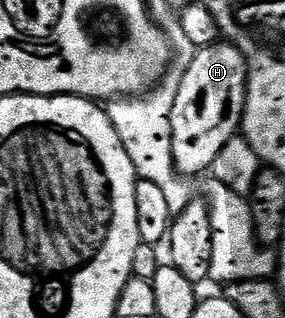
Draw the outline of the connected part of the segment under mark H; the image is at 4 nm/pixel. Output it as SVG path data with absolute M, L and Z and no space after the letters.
M218 42L210 48L192 53L193 61L184 65L179 90L171 106L171 150L173 167L182 177L212 169L219 150L238 135L241 116L245 112L245 77L243 54L234 44Z

